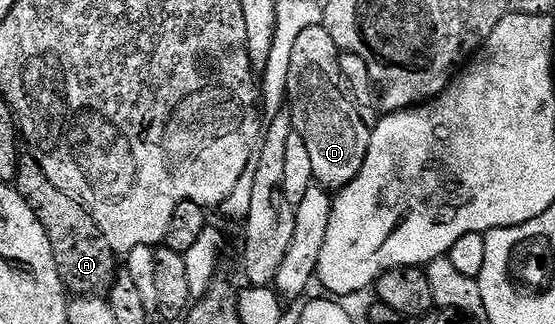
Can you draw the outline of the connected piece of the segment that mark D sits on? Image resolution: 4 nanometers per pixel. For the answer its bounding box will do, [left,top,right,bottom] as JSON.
[287,25,371,189]

